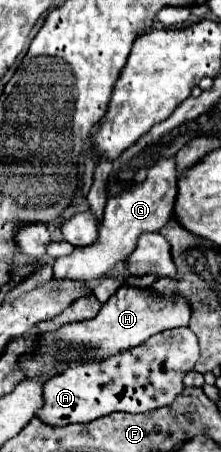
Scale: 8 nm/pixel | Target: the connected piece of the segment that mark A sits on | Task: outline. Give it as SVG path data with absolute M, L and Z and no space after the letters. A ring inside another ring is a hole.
M172 328L158 332L140 346L116 354L114 358L66 370L64 374L58 374L56 378L44 382L44 406L34 416L50 426L66 426L88 424L118 410L140 414L170 406L176 400L176 396L182 394L182 380L194 368L196 360L198 340L190 328Z

